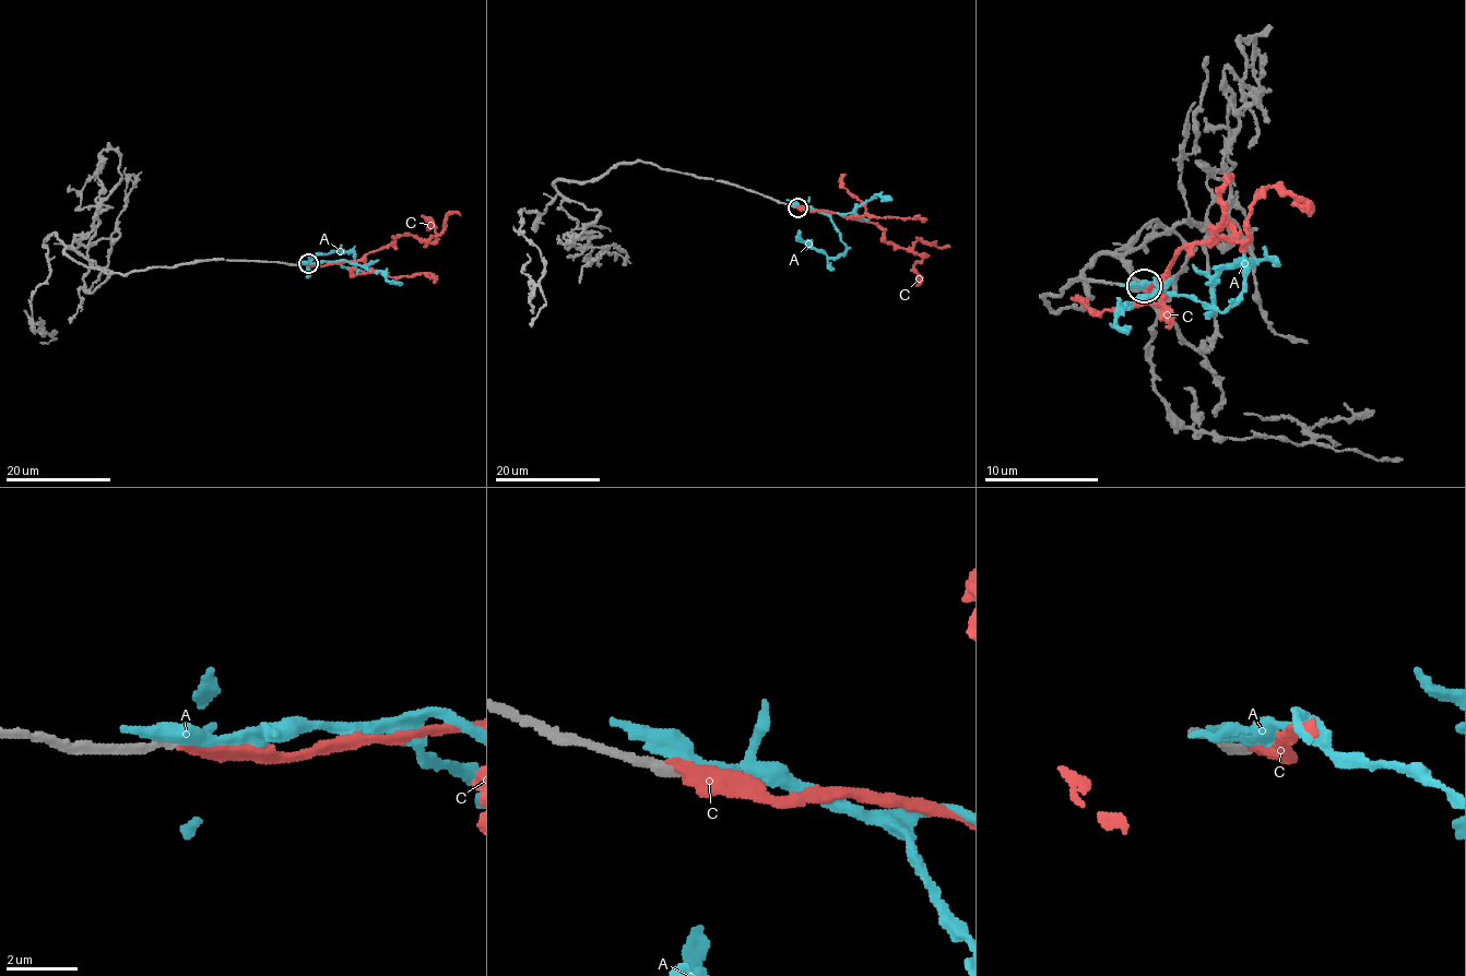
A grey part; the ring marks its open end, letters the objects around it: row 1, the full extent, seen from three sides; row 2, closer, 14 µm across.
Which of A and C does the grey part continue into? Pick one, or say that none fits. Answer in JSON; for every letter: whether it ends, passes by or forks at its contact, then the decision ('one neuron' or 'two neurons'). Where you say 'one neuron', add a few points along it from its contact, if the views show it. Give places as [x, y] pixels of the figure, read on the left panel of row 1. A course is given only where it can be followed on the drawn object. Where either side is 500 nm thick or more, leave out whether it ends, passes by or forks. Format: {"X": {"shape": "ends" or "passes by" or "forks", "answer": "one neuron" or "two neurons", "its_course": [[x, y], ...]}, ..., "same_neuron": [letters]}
{"A": {"shape": "passes by", "answer": "two neurons"}, "C": {"shape": "ends", "answer": "two neurons"}, "same_neuron": []}

